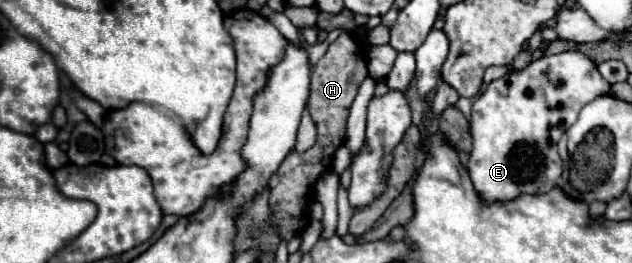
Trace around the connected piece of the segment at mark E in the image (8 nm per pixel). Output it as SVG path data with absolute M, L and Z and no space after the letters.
M582 52L542 56L524 70L492 80L472 106L470 132L474 150L468 172L484 202L512 200L522 192L550 192L562 176L558 140L576 122L586 102L608 94L610 84Z

